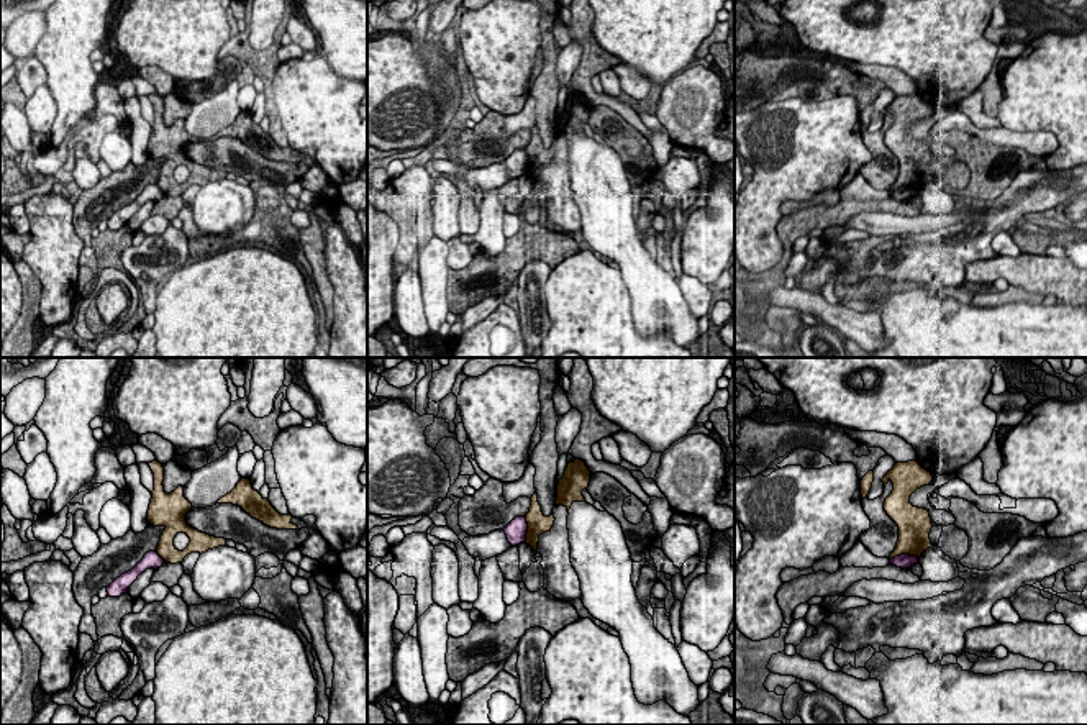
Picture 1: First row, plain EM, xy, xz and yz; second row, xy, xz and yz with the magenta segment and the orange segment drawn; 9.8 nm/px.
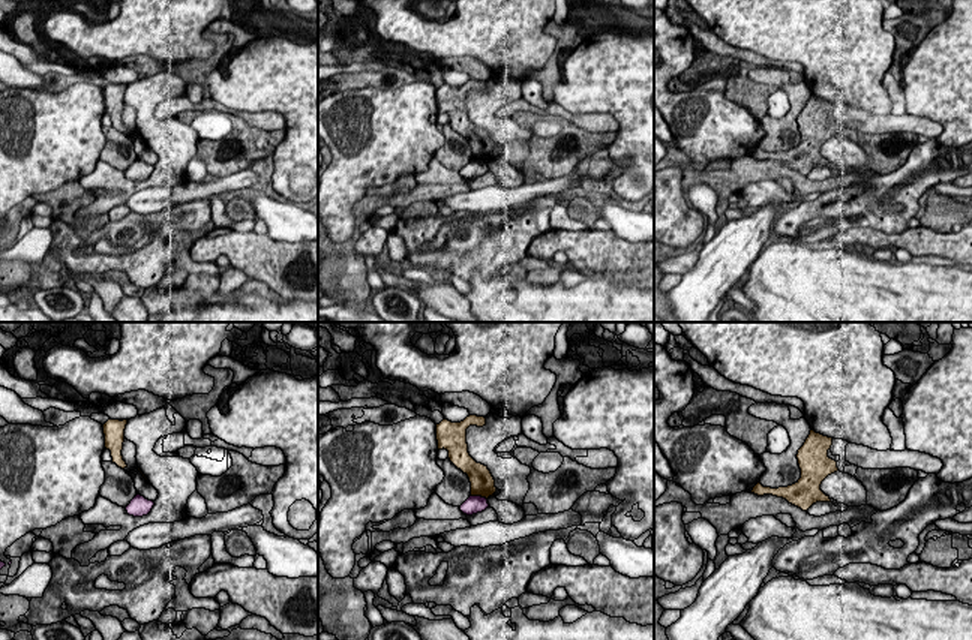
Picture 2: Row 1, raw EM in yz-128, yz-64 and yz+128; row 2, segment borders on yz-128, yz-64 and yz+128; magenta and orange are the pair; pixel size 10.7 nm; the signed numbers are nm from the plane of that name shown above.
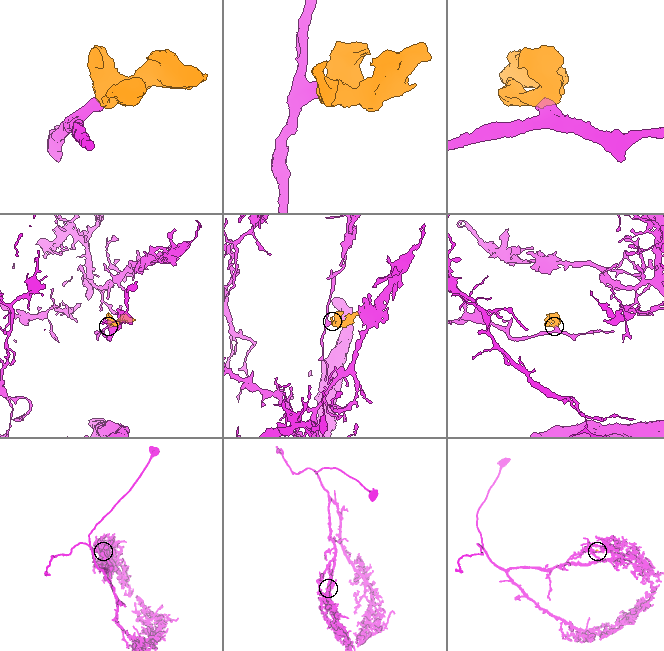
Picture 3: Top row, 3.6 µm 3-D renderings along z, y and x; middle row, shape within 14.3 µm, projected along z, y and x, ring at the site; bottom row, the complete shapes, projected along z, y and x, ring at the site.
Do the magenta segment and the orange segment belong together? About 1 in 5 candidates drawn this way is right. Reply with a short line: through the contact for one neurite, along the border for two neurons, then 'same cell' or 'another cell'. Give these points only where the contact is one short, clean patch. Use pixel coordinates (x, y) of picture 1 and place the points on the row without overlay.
yz (918, 189), (895, 187), (891, 192) | another cell

